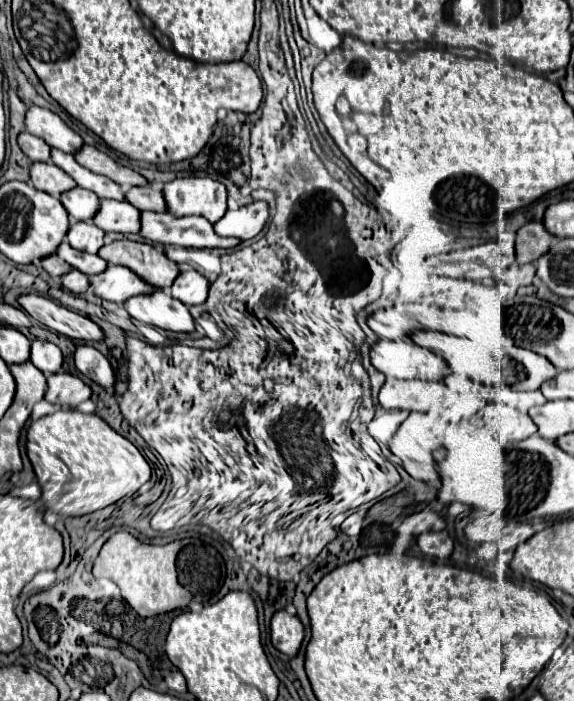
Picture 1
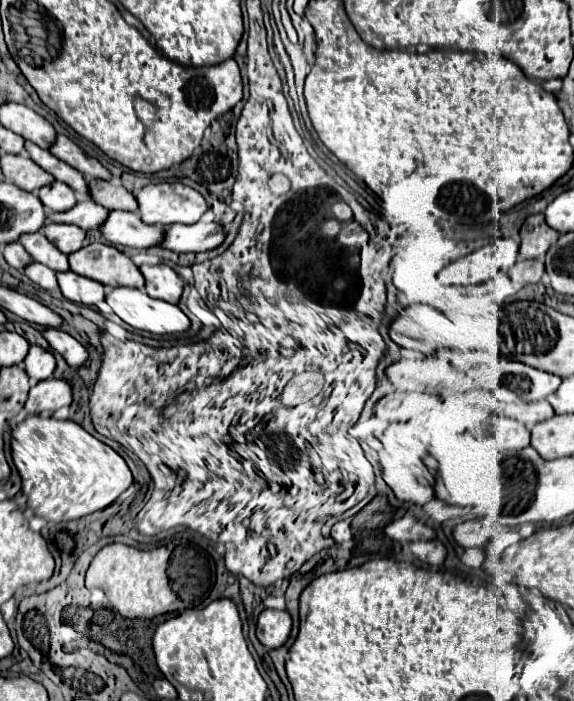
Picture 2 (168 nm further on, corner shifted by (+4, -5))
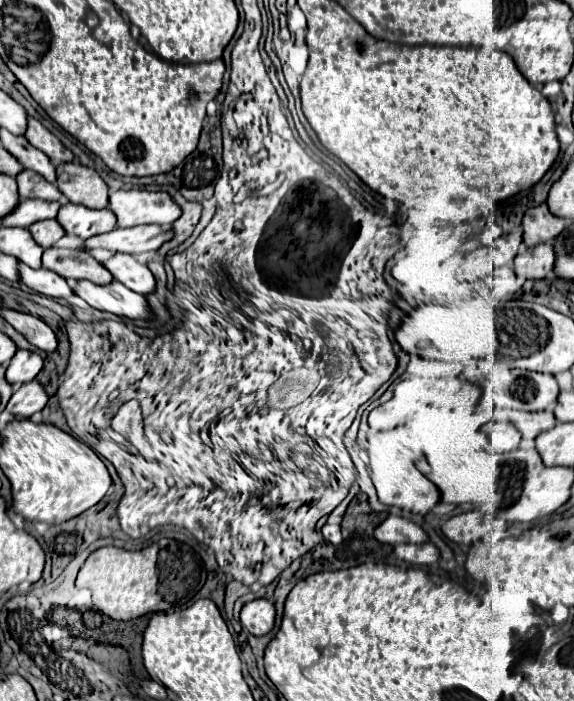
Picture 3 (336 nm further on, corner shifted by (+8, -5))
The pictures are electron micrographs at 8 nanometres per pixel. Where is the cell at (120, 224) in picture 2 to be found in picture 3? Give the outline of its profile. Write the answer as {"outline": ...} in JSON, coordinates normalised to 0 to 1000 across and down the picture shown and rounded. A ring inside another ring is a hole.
{"outline":[[[125,290],[105,292],[98,315],[115,332],[129,332],[139,341],[153,341],[202,324],[202,315],[188,298],[153,298]]]}

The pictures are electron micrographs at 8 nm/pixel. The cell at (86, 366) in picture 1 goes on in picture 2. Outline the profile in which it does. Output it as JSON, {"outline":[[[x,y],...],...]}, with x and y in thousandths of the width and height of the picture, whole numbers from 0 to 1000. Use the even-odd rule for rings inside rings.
{"outline":[[[80,469],[73,472],[77,481],[84,484],[84,489],[91,492],[91,498],[98,498],[122,524],[139,526],[143,521],[150,521],[153,515],[153,501],[146,492],[139,492],[129,481],[122,481],[118,475],[105,472],[105,469]]]}

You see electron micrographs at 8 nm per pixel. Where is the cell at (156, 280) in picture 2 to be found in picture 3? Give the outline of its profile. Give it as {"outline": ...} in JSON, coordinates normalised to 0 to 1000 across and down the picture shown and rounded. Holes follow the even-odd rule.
{"outline":[[[202,361],[195,364],[188,372],[178,372],[178,378],[195,389],[195,395],[202,401],[209,401],[213,407],[220,407],[223,412],[254,421],[265,418],[268,412],[268,392],[261,389],[261,384],[247,375],[240,375],[230,364],[220,361]]]}

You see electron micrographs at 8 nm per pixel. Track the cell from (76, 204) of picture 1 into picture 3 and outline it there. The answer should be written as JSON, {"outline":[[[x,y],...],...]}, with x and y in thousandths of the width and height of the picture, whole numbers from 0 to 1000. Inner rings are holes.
{"outline":[[[38,241],[28,250],[31,275],[35,284],[73,284],[73,287],[105,287],[108,275],[98,270],[94,261],[77,258],[66,247],[56,247],[52,241]]]}

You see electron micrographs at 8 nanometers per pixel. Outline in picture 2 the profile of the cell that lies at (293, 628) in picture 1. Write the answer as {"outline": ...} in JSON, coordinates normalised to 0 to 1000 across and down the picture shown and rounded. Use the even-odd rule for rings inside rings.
{"outline":[[[460,869],[453,874],[446,909],[460,923],[467,923],[467,926],[491,923],[502,914],[505,900],[509,900],[509,883],[498,872]]]}

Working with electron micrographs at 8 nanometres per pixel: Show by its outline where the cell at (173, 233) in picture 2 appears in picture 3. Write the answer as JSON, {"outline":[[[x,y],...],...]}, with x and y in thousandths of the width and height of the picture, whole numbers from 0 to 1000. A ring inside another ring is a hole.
{"outline":[[[244,321],[226,327],[195,327],[188,332],[174,332],[167,338],[153,338],[143,344],[143,355],[157,358],[167,352],[188,355],[195,361],[251,361],[275,355],[286,344],[300,338],[300,330],[293,324],[279,321]]]}

